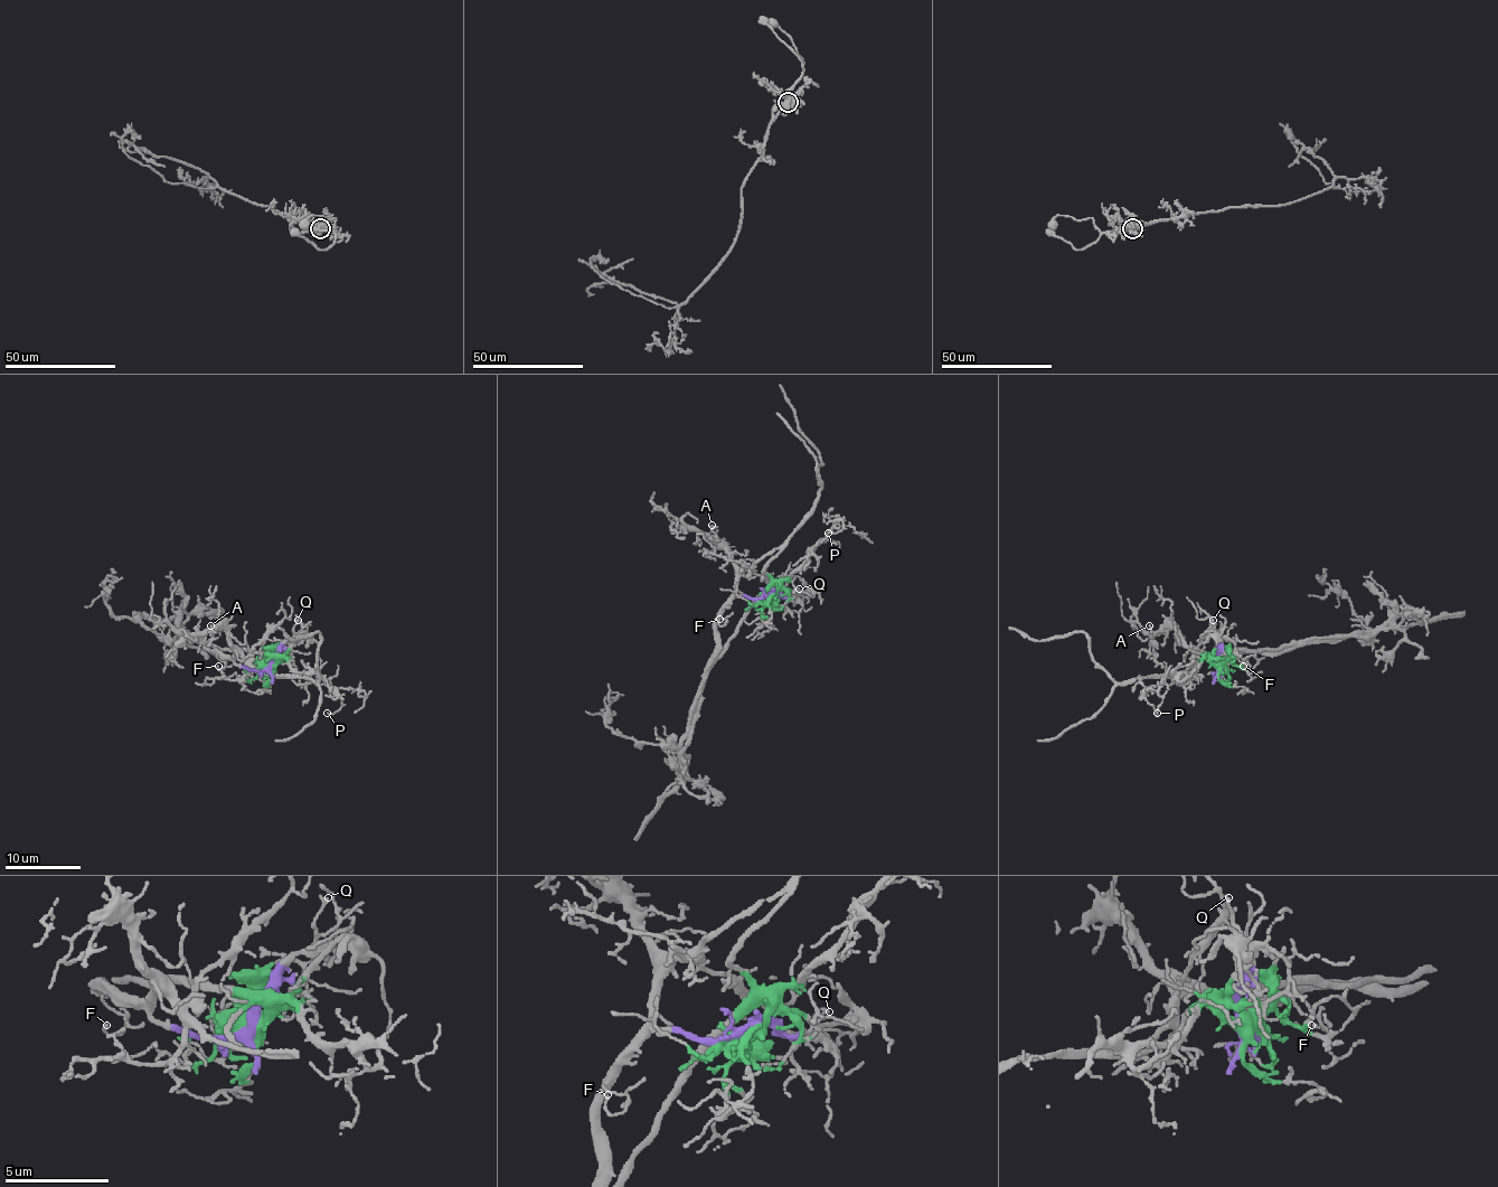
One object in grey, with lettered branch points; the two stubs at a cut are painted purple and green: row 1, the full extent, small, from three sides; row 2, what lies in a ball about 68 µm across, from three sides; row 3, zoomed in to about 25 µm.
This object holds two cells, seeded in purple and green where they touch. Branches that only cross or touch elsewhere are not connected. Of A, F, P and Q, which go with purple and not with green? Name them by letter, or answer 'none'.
A, F, Q

